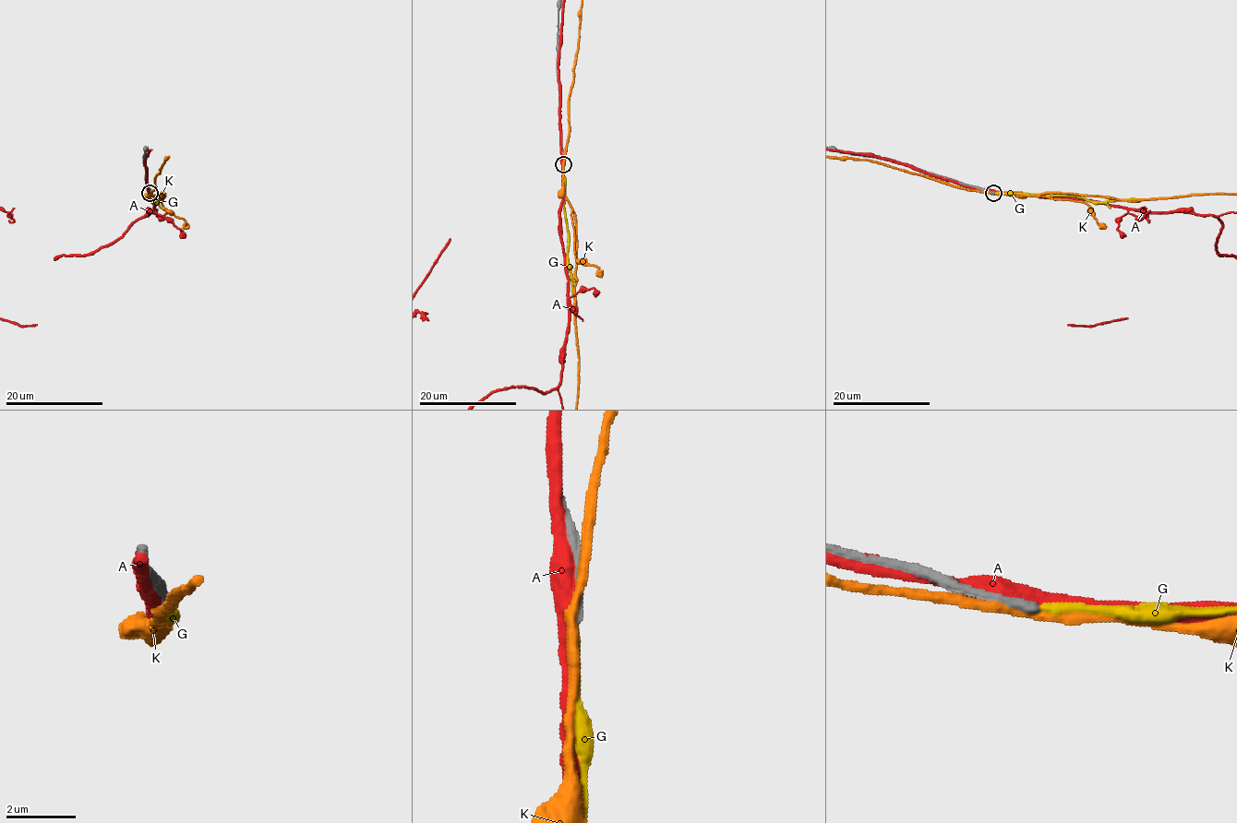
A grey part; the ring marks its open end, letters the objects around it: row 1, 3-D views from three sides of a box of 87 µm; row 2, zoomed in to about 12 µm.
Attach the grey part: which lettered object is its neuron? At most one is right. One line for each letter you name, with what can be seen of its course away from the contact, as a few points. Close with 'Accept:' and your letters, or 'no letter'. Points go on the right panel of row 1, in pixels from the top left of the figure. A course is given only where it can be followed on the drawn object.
G: it runs (994, 192), (1079, 196), (1089, 201), (1104, 202), (1137, 199)
Accept: G

